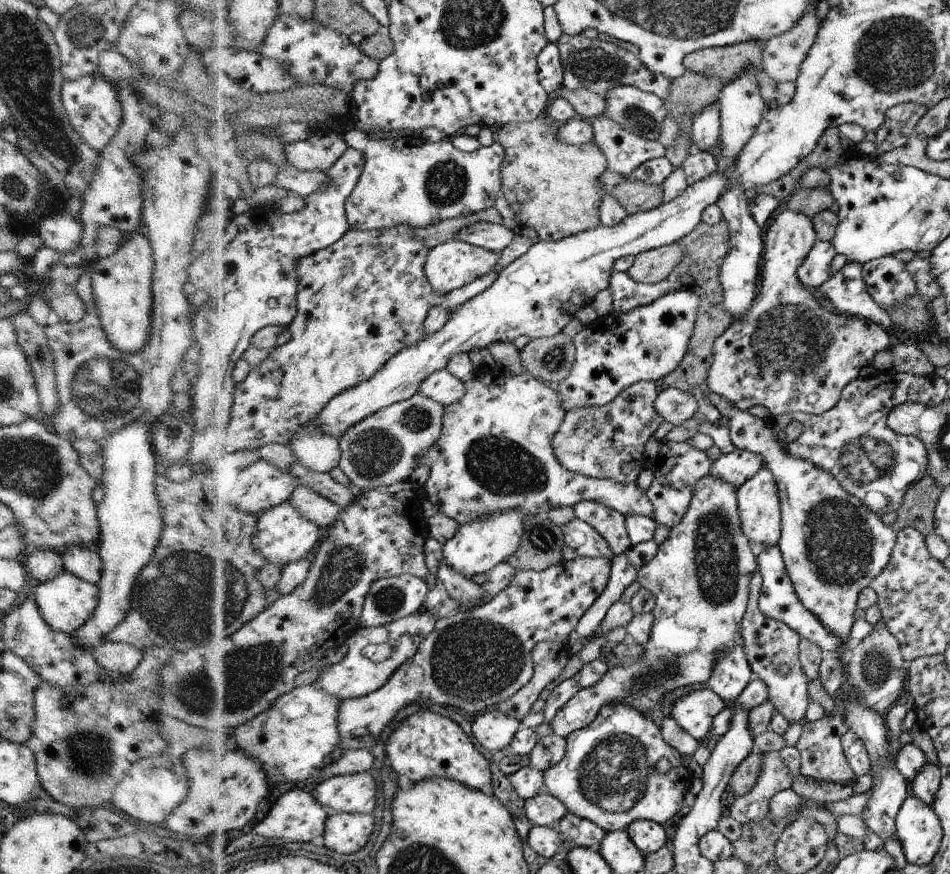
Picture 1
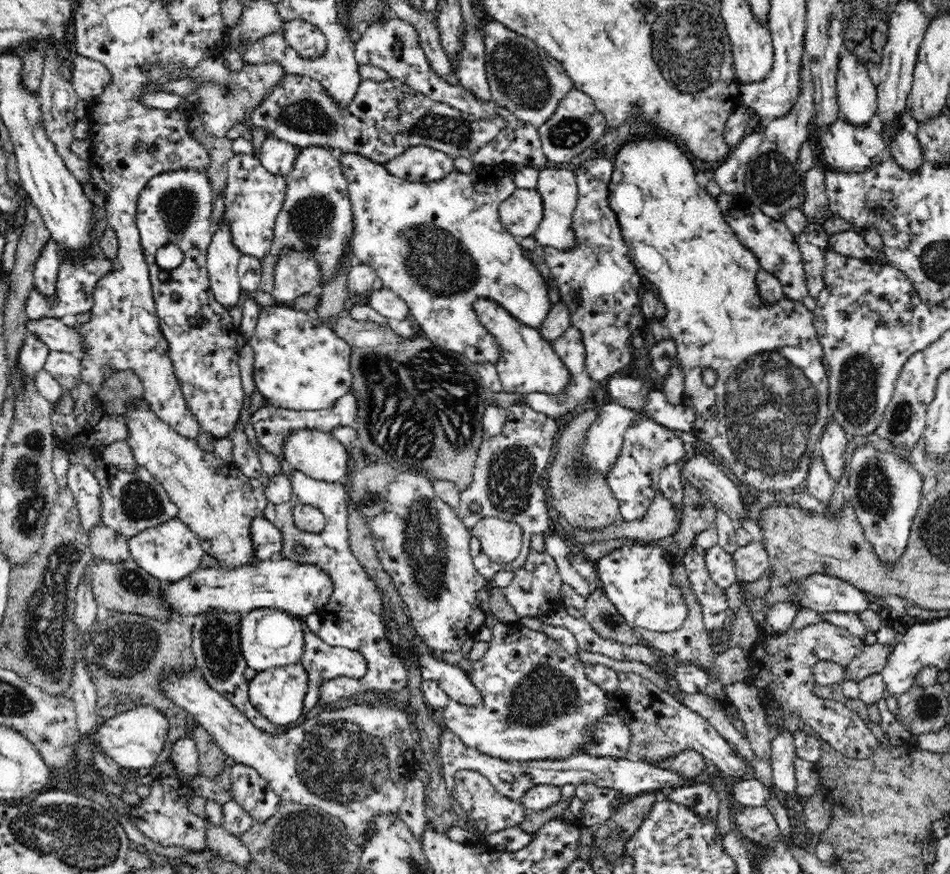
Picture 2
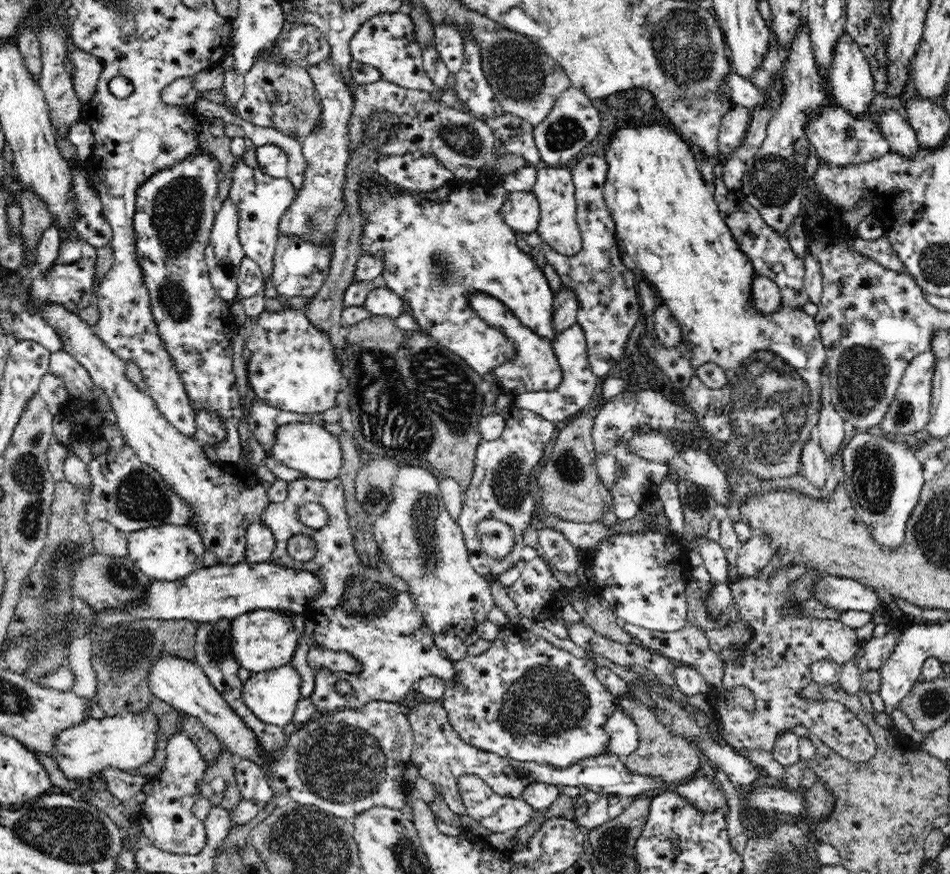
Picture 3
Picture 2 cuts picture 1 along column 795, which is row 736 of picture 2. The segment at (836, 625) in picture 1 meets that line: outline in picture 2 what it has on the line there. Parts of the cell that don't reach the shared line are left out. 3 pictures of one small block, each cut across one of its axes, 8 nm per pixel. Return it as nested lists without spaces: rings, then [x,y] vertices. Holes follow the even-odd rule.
[[[493,614],[483,620],[484,628],[491,631],[486,654],[480,660],[464,664],[466,675],[482,693],[482,704],[467,707],[449,699],[446,707],[439,711],[443,728],[453,732],[466,746],[502,760],[546,760],[582,753],[579,746],[587,740],[591,725],[608,714],[608,692],[588,680],[578,656],[569,655],[558,641],[542,631],[499,621]]]

